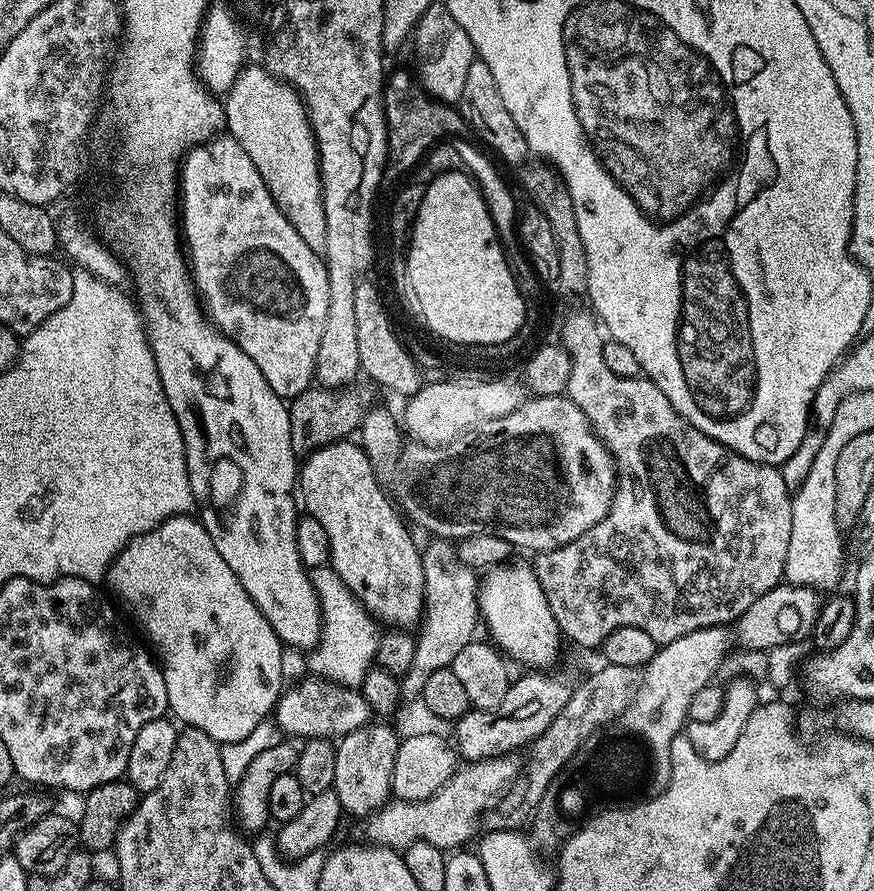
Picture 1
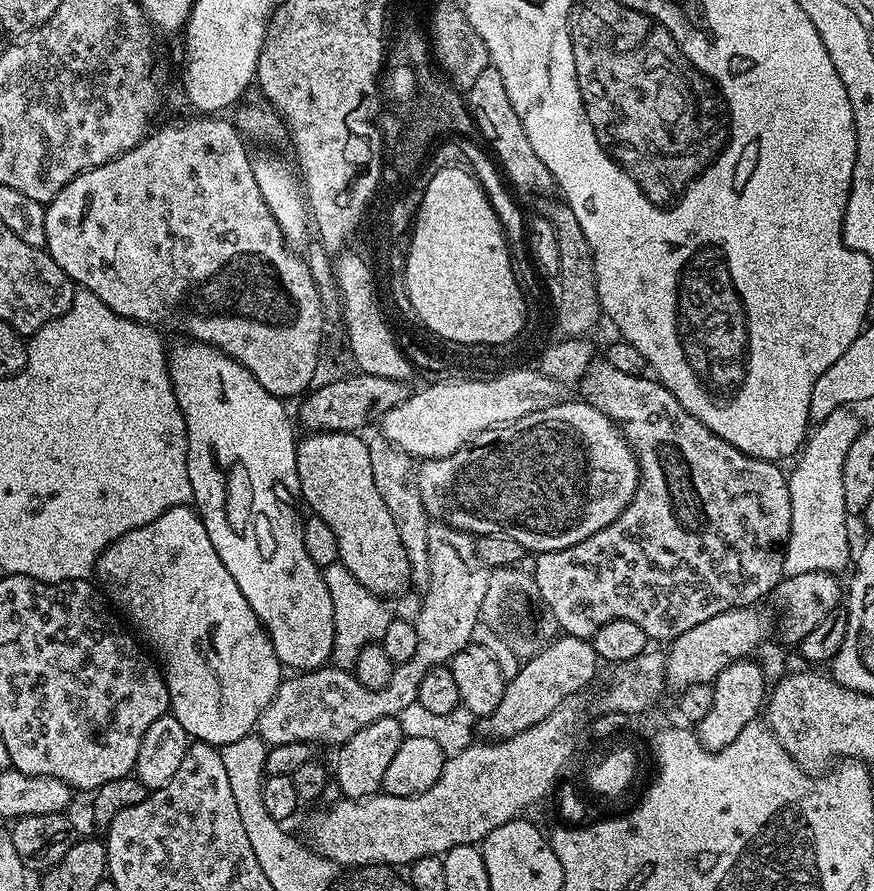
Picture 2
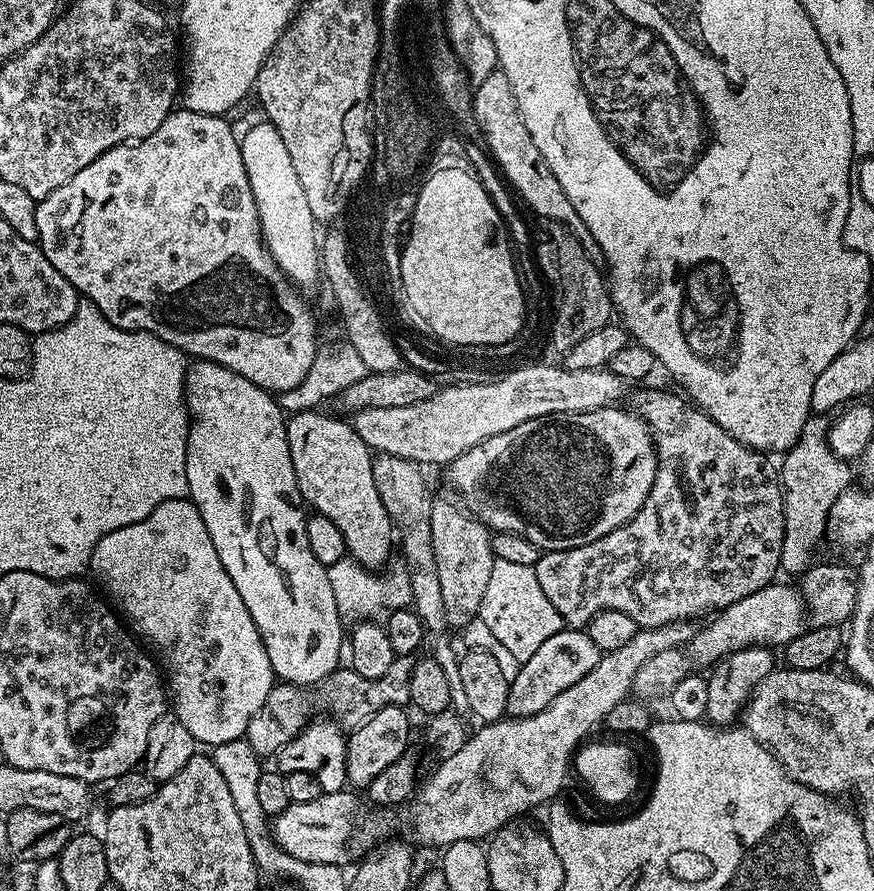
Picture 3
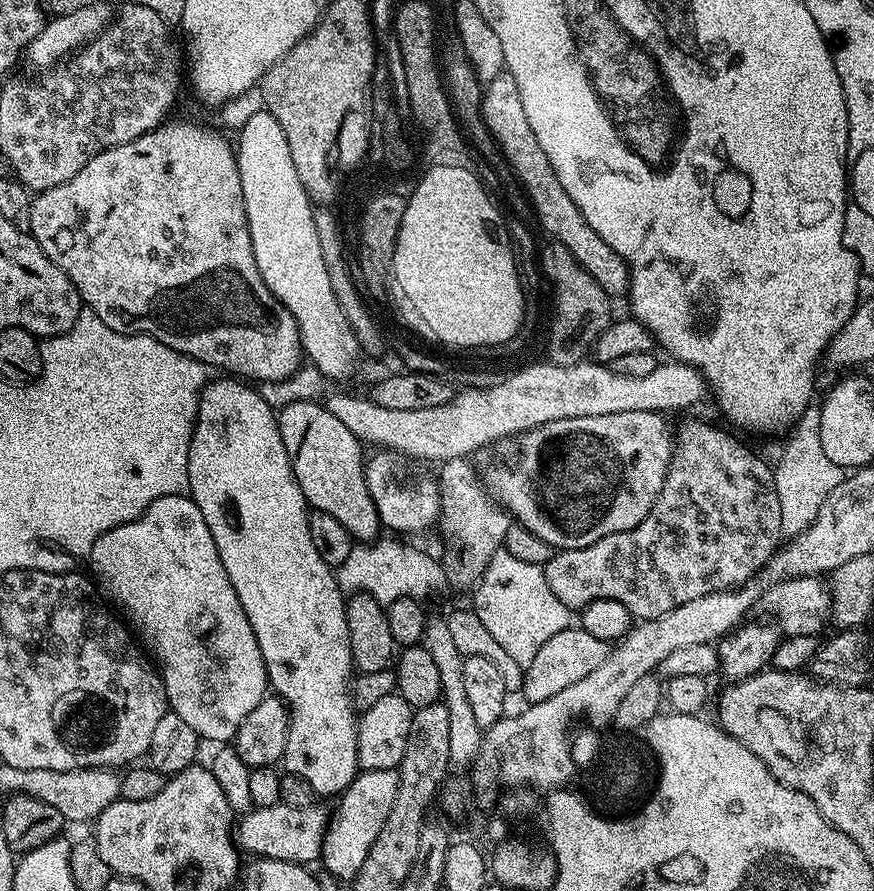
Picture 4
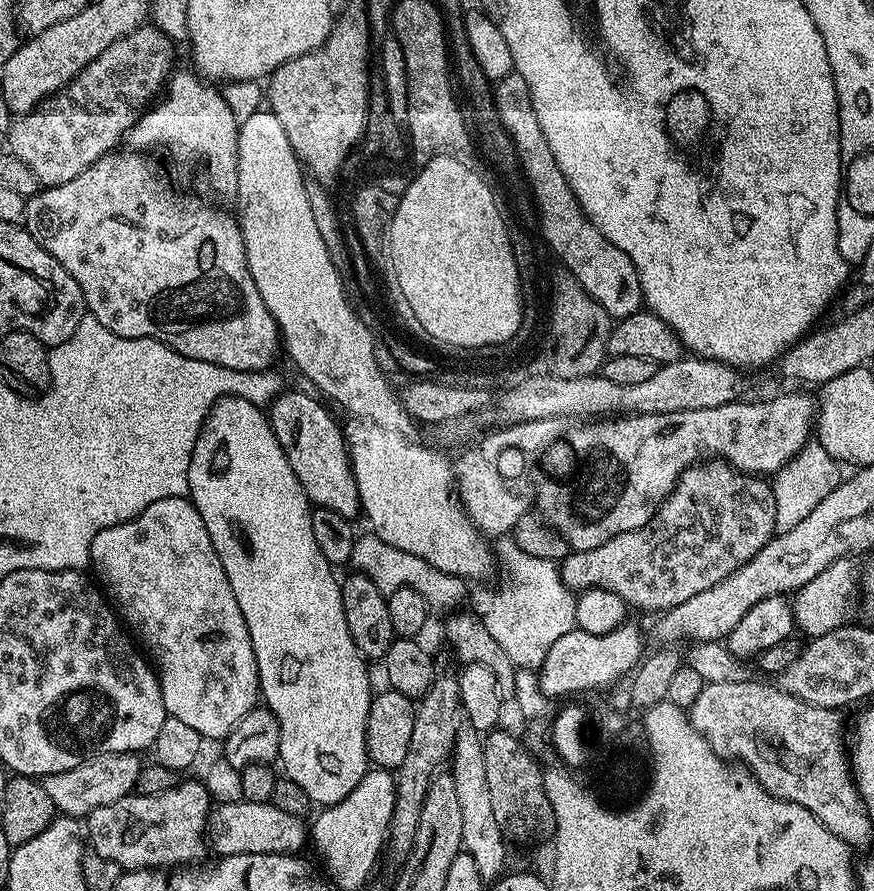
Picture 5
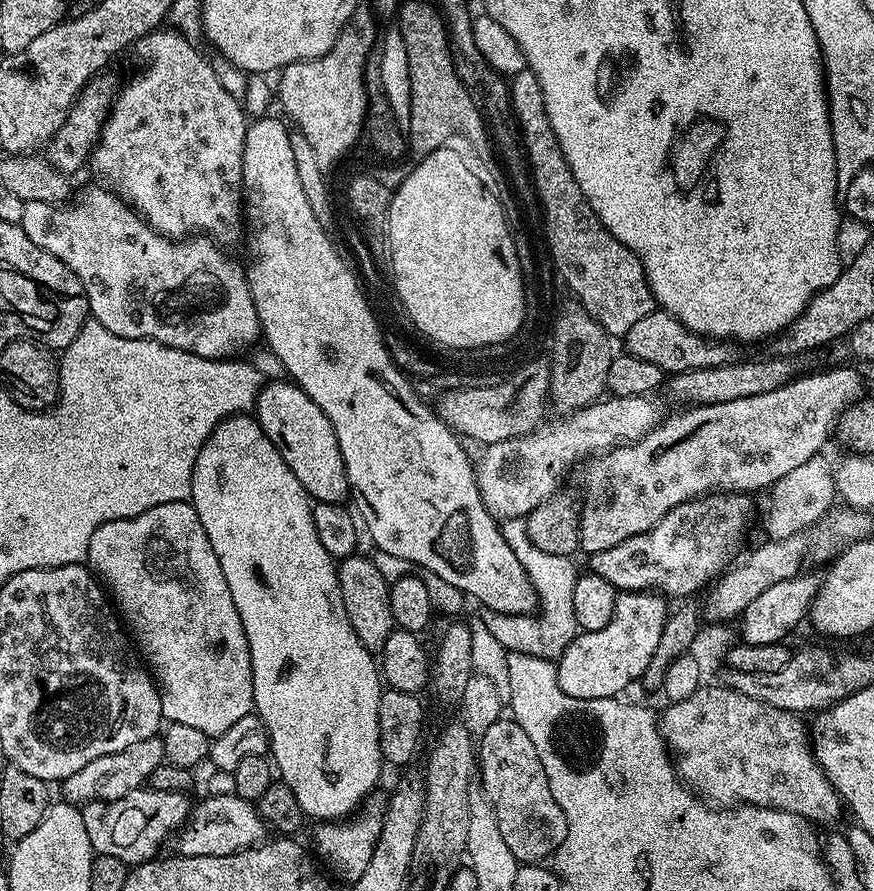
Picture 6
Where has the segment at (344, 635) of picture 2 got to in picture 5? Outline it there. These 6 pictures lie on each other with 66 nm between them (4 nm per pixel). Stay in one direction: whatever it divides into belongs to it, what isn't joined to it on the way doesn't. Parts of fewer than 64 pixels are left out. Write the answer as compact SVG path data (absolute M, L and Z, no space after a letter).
M374 534L367 535L357 535L350 564L355 571L368 576L370 582L374 582L374 586L378 586L380 592L387 594L403 588L418 590L418 594L422 594L422 598L426 598L429 609L435 615L437 612L441 618L447 618L465 607L470 596L470 589L468 590L469 585L461 576L446 574L442 570L438 570L438 566L430 566L430 562L426 562L414 554L406 554L406 550L398 550L398 546L390 546L390 542L382 542L382 538L378 538Z

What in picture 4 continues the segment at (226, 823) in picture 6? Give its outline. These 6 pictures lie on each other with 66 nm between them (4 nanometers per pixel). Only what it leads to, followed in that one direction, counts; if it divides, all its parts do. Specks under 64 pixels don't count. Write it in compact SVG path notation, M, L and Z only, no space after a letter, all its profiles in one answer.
M279 803L265 808L253 807L239 817L234 828L234 840L245 853L253 852L253 857L308 866L311 865L311 860L320 860L329 819L329 813L324 813L320 806L295 808Z

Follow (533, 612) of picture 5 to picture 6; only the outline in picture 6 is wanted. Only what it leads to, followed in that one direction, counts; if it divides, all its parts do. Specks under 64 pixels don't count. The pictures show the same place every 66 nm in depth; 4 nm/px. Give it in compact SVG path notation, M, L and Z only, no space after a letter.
M522 518L510 519L501 523L501 532L511 548L516 549L518 560L535 588L540 601L540 615L502 615L487 611L482 618L487 630L508 652L530 654L532 657L556 660L564 652L565 646L577 635L574 618L574 582L578 575L575 561L571 557L549 554L534 546L529 540L528 531Z

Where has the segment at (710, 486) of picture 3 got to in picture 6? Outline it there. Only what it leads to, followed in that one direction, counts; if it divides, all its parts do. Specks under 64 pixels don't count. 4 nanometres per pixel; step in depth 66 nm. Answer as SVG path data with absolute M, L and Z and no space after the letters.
M714 492L682 502L650 530L634 534L634 538L610 546L610 550L591 553L587 567L620 592L693 597L694 592L707 589L737 559L736 547L752 512L752 500L743 492Z

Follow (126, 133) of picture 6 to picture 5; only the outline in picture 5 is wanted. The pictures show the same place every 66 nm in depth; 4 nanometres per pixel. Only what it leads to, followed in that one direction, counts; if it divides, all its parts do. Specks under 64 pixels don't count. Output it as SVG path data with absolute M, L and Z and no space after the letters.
M180 70L173 71L172 75L168 77L166 91L149 107L137 120L136 125L129 130L126 137L126 144L129 149L135 150L141 154L152 154L155 148L161 148L174 163L180 168L200 168L200 184L212 196L228 196L228 198L235 197L238 190L238 134L240 133L240 126L236 120L233 111L230 110L226 104L225 98L219 87L213 86L207 79L204 79L199 72L189 70L189 72L180 72Z

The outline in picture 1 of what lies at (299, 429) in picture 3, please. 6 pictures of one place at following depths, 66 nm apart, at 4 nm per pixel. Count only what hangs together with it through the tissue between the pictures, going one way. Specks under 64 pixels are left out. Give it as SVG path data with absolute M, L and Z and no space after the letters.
M351 439L340 440L303 457L298 468L298 496L303 511L318 518L318 523L330 537L330 567L358 597L360 605L381 625L408 630L413 627L411 624L419 625L424 614L422 552L419 547L416 549L416 540L408 533L405 517L390 496L388 501L380 480L359 443Z

